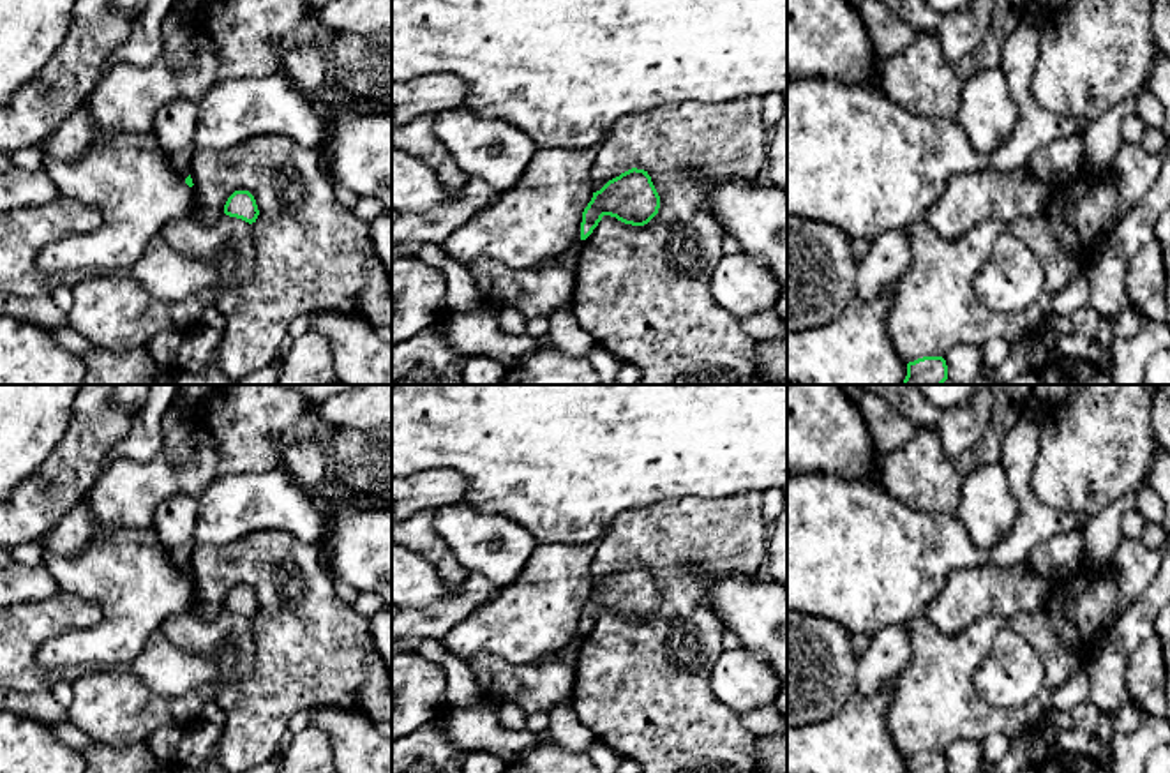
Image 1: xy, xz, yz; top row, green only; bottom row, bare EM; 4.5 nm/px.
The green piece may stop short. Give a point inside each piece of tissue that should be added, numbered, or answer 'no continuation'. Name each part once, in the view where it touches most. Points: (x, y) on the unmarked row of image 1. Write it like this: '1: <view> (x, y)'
no continuation

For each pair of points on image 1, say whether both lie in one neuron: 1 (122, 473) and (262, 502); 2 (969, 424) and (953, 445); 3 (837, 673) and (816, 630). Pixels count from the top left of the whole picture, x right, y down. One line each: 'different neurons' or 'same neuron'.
1: different neurons
2: same neuron
3: same neuron

